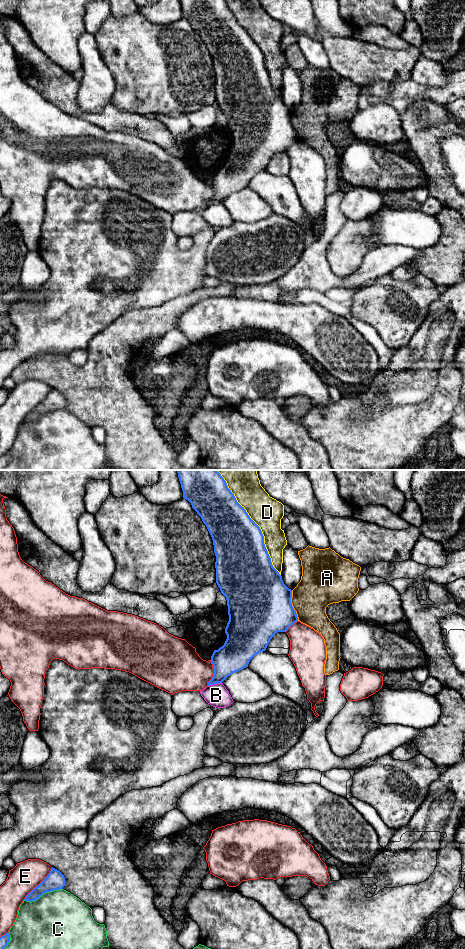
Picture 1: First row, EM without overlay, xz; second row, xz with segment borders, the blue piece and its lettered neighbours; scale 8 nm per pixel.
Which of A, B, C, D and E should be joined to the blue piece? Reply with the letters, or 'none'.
none

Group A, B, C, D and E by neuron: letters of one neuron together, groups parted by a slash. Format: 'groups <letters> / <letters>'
groups A / B / C / D / E

